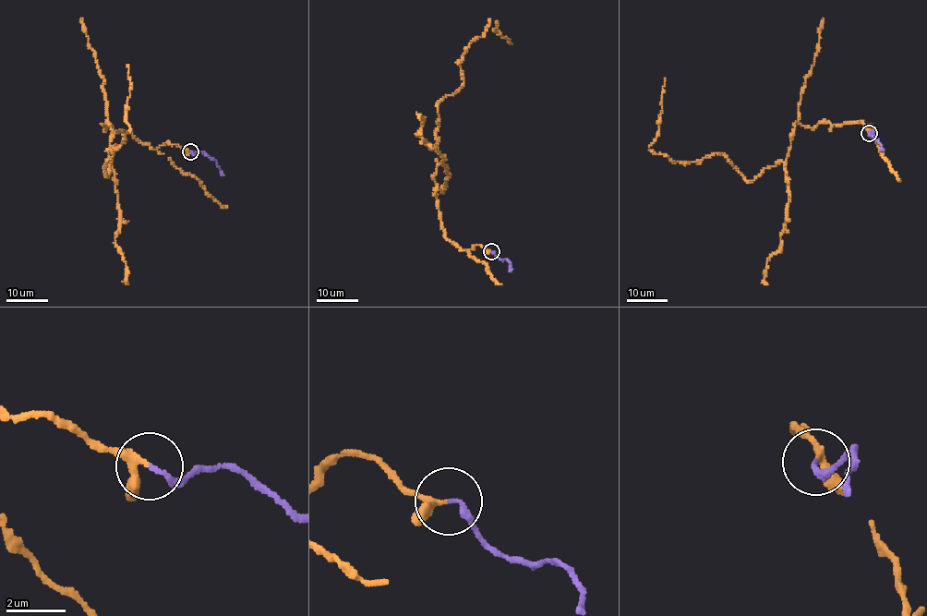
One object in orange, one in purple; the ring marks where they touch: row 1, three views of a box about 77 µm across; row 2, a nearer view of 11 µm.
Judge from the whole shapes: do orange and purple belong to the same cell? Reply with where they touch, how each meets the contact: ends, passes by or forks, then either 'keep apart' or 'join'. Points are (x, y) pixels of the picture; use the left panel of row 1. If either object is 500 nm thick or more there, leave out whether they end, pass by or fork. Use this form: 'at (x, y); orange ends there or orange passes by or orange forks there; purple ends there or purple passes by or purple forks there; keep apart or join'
at (190, 151); orange passes by; purple ends there; join

